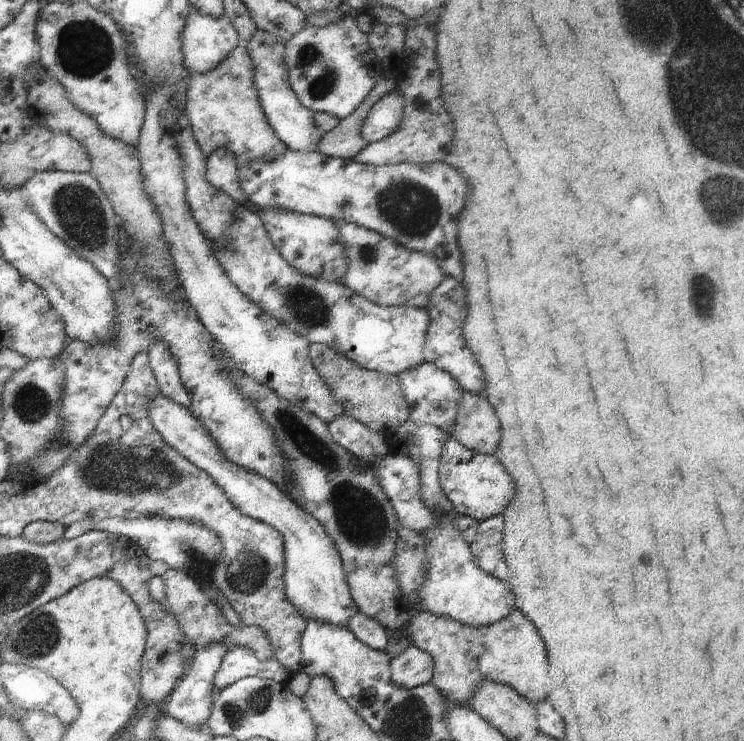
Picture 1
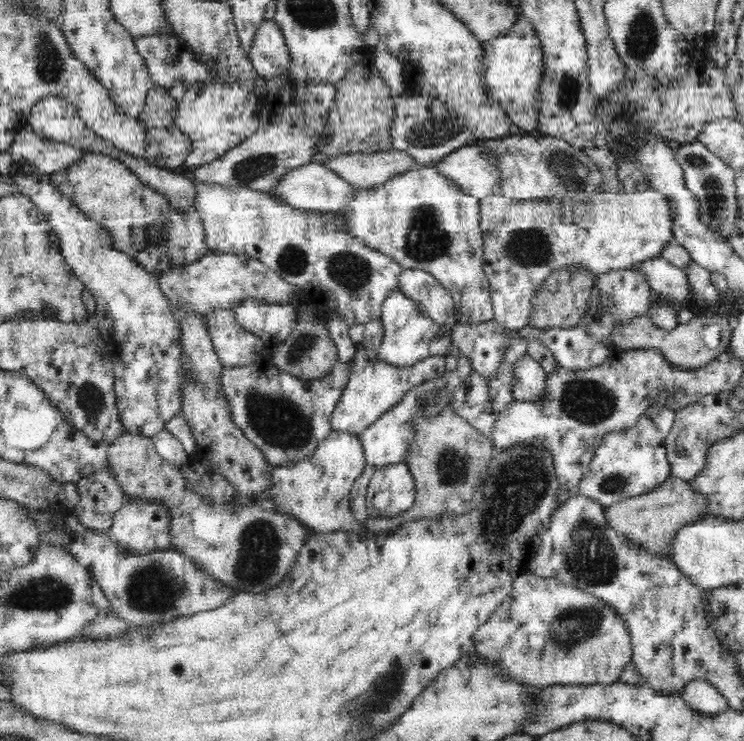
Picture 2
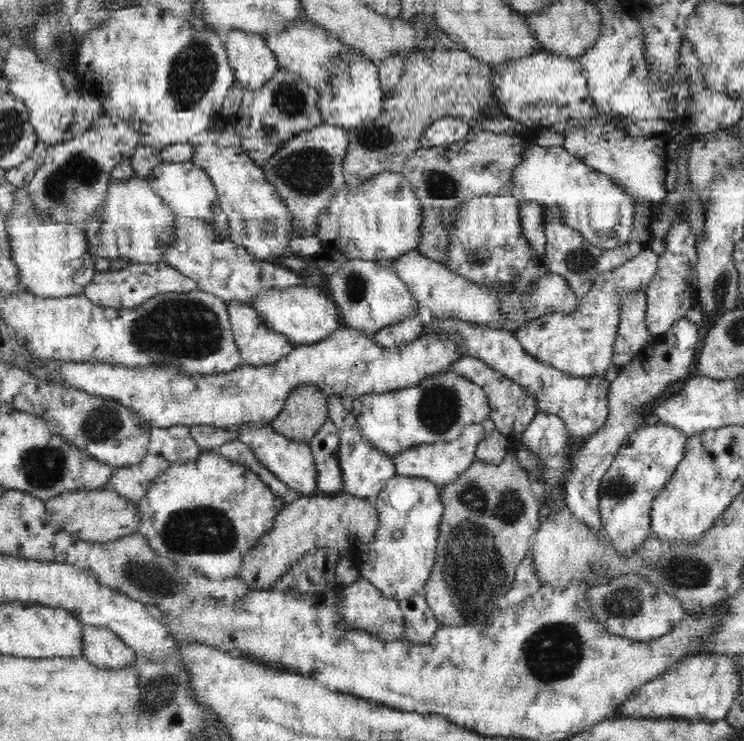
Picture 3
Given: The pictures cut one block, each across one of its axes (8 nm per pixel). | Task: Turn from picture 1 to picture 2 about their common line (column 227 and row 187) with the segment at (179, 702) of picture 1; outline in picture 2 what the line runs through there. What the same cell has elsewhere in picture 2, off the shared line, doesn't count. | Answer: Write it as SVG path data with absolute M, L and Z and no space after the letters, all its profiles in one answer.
M651 184L645 190L628 194L625 192L596 192L588 200L576 199L584 210L578 222L550 222L544 220L546 200L516 200L500 194L481 199L480 227L484 231L484 271L490 280L491 301L494 307L494 319L509 330L520 330L528 325L532 312L532 300L542 287L545 279L553 271L560 271L566 266L590 268L594 275L602 275L621 268L630 268L644 261L661 256L664 248L674 241L674 211L664 193L658 192Z

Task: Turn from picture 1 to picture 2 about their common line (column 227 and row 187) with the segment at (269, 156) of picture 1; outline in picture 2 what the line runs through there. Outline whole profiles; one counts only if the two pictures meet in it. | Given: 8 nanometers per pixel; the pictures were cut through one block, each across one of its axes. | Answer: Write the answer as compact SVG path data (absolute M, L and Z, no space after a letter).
M86 151L72 166L52 172L51 179L60 192L71 198L80 211L86 213L86 217L96 221L109 232L116 251L136 259L148 273L171 272L173 268L182 268L184 264L196 262L211 254L205 244L205 232L199 213L194 208L185 213L175 212L164 195L142 183L138 176L119 160Z

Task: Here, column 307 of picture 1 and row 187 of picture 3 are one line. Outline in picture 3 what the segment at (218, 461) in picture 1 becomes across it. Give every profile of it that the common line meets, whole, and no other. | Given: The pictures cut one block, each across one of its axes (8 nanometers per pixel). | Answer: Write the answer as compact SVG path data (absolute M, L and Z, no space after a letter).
M531 139L531 142L522 150L520 164L516 164L511 181L511 194L520 203L536 202L543 205L544 209L558 208L564 211L566 225L580 231L581 236L589 244L600 248L600 250L614 250L631 240L635 208L632 197L626 195L609 176L594 171L593 168L568 153L562 145L540 146Z

